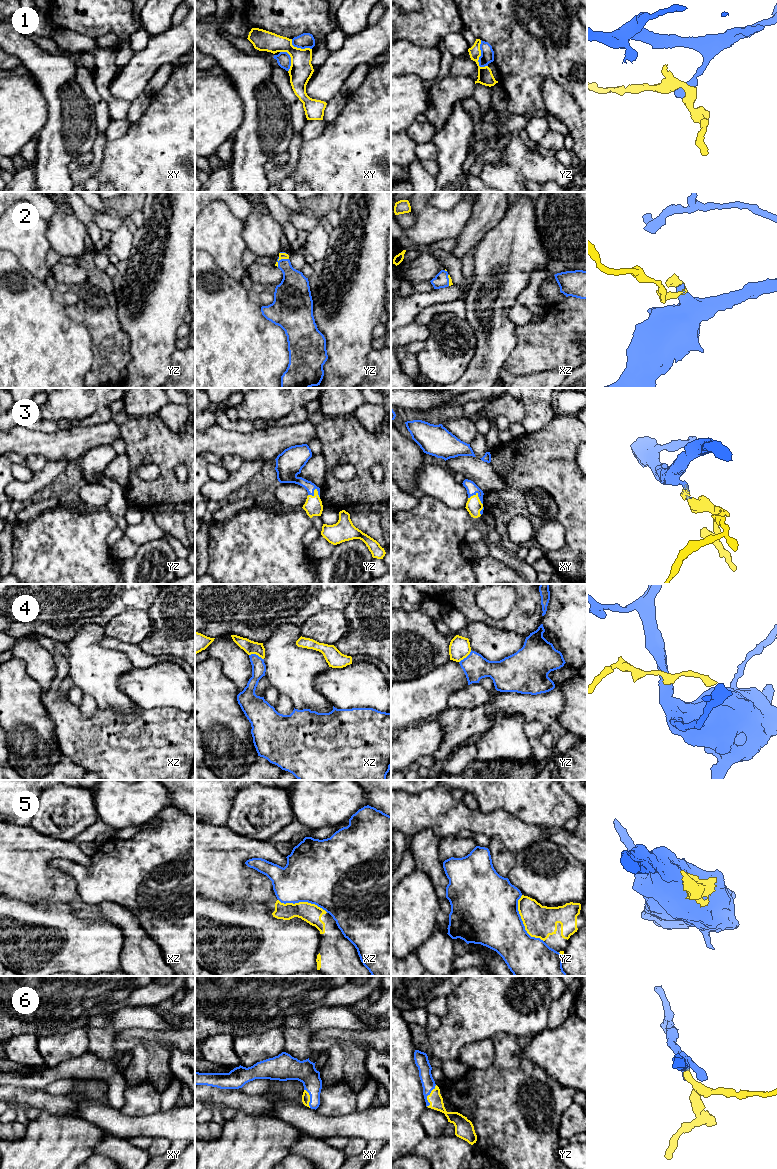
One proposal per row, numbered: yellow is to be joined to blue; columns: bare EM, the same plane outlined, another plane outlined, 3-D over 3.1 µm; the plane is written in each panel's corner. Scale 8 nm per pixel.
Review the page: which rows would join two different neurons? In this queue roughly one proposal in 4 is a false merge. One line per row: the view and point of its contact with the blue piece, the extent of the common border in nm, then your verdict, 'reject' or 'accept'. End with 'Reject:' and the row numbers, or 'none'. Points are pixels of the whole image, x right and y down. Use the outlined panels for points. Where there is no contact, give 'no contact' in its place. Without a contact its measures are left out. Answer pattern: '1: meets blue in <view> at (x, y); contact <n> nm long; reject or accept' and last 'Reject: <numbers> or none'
1: meets blue in yz at (481, 55); contact 220 nm long; reject
2: meets blue in yz at (280, 260); contact 120 nm long; accept
3: meets blue in yz at (314, 489); contact 100 nm long; accept
4: meets blue in xz at (255, 654); contact 130 nm long; reject
5: meets blue in yz at (522, 922); contact 420 nm long; reject
6: meets blue in yz at (427, 1095); contact 190 nm long; accept
Reject: 1, 4, 5

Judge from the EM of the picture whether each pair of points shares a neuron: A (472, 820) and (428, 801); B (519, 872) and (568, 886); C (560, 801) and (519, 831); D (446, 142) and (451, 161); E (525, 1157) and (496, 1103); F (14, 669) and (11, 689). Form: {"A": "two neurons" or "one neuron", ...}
{"A": "one neuron", "B": "one neuron", "C": "two neurons", "D": "one neuron", "E": "one neuron", "F": "one neuron"}

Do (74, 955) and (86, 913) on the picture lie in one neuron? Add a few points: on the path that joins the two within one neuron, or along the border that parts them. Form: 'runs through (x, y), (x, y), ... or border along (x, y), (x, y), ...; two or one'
border along (67, 903), (81, 918), (104, 917), (107, 920); two

